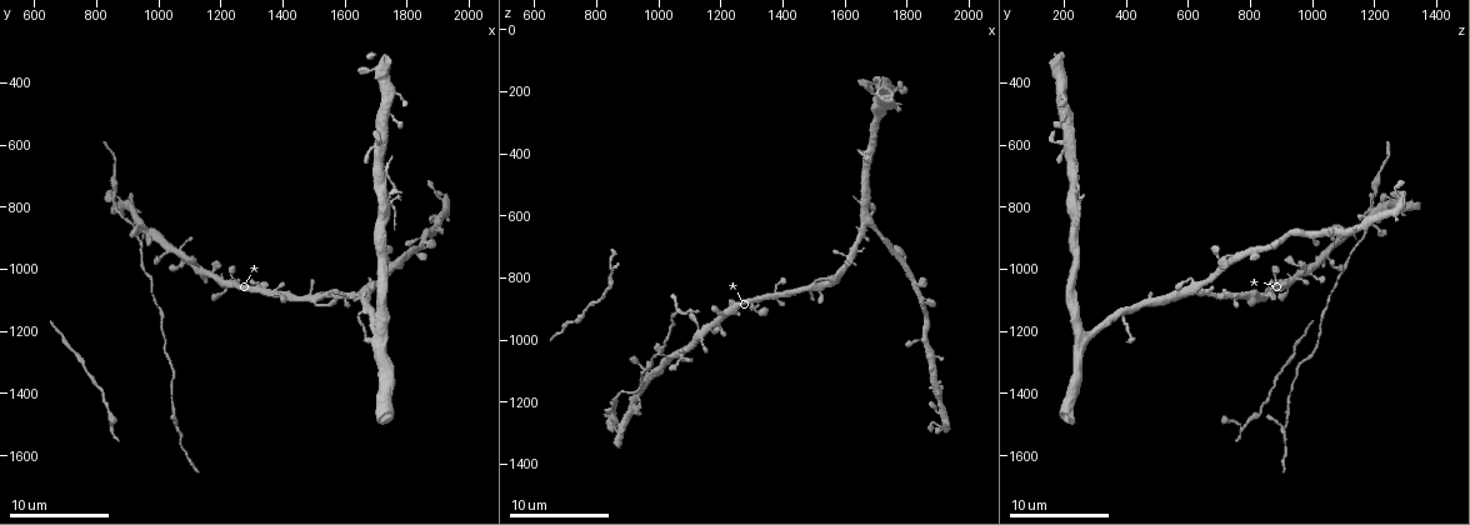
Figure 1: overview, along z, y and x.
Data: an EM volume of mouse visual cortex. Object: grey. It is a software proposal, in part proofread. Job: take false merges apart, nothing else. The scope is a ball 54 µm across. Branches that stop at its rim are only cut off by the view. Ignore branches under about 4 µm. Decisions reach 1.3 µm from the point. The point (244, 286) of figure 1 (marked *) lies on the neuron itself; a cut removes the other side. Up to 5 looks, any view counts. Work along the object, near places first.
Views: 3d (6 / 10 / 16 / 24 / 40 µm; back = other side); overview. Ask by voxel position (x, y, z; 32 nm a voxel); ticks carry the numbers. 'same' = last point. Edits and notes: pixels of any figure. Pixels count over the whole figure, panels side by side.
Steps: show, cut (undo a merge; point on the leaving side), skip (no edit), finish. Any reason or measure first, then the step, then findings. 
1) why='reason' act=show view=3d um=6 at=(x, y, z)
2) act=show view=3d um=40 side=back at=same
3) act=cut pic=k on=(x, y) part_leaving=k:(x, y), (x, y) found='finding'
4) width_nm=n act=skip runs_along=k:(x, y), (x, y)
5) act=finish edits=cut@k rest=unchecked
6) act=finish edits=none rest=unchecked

act=show view=3d um=16 at=(1700, 1050, 640)

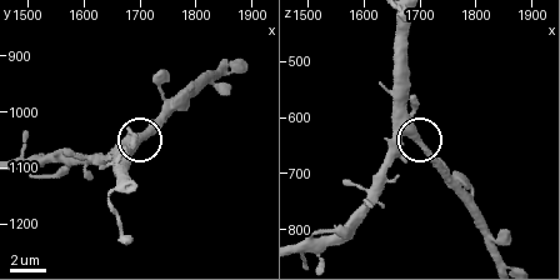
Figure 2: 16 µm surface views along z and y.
act=show view=3d um=6 at=same

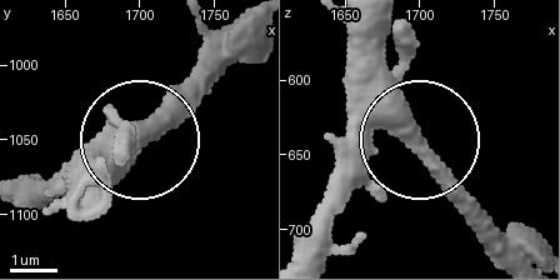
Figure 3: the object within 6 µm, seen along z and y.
width_nm=370 act=skip found='continuous, no second neuron'

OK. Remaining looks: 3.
why='four-way junction' act=show view=3d um=6 at=(930, 830, 1190)

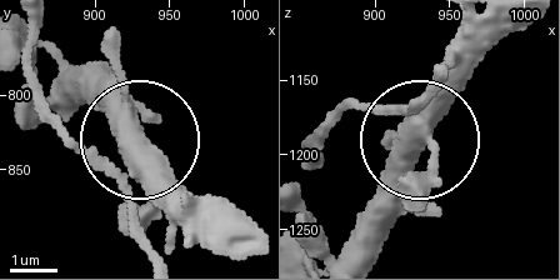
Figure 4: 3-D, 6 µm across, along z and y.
side_arm_um=6 act=skip runs_along=4:(515, 20), (424, 139), (395, 219) found='continuous, no second neuron'

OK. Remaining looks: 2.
why='side arm on a straight run' act=show view=3d um=10 at=(1060, 1480, 880)

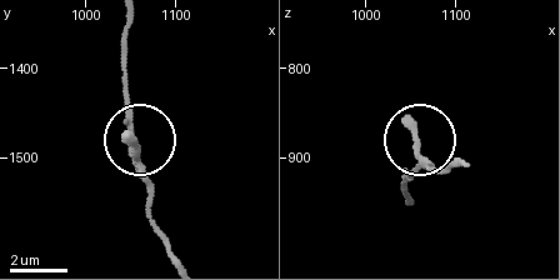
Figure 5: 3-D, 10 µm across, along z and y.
why='from behind' act=show view=3d um=10 side=back at=(1055, 1495, 885)

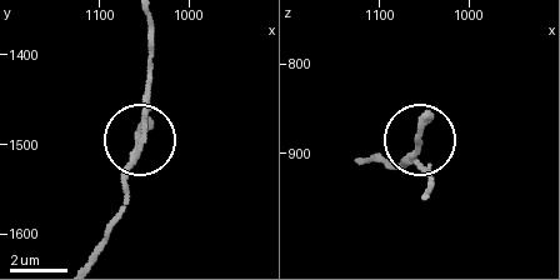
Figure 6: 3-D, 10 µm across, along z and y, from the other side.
width_nm=170 act=skip runs_along=6:(151, 25), (151, 90), (144, 133), (123, 184), (123, 216) found='one neuron here'

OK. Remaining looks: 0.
act=finish edits=none rest=unchecked

